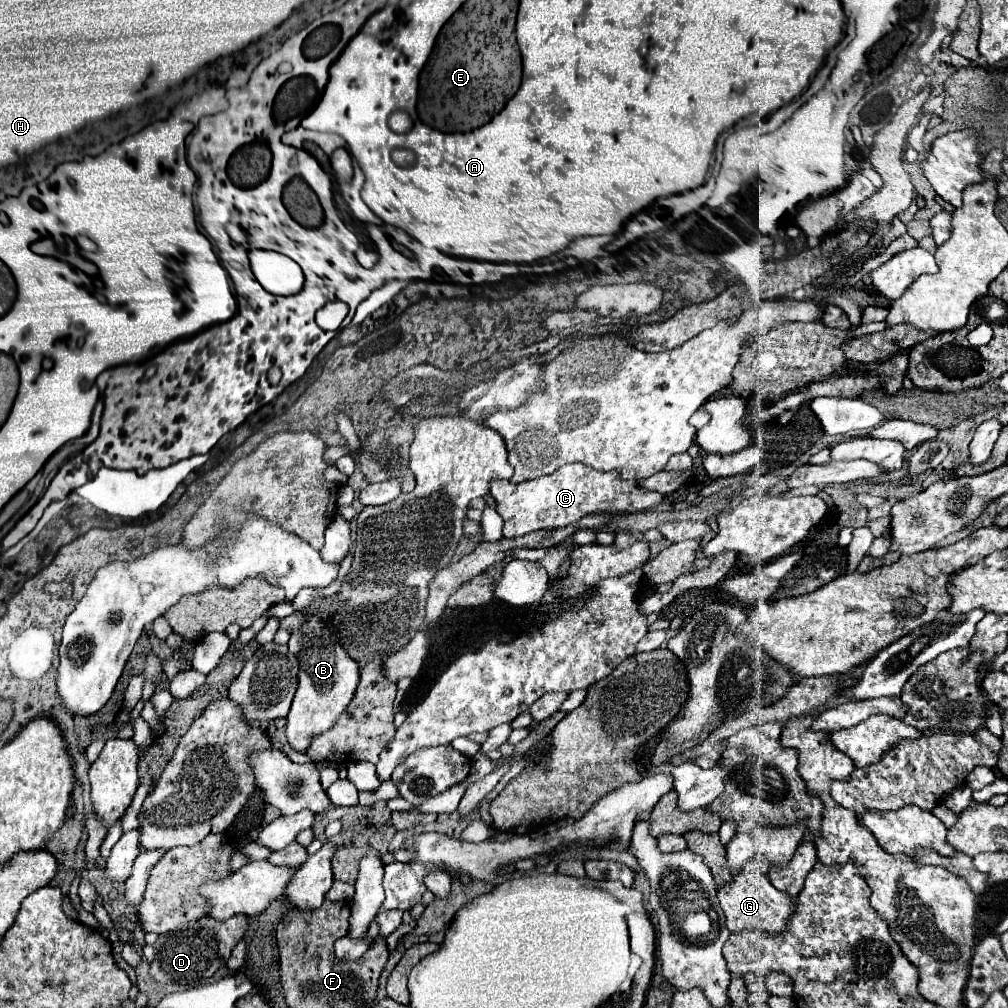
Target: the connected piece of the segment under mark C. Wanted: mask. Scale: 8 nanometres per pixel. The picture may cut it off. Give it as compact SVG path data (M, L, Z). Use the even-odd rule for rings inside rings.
M584 463L562 465L552 475L522 481L520 485L508 479L496 479L490 485L490 495L496 501L496 511L504 519L504 537L514 539L540 529L556 529L578 523L590 513L636 513L654 509L662 495L642 489L636 479L622 479L620 473L600 473Z

